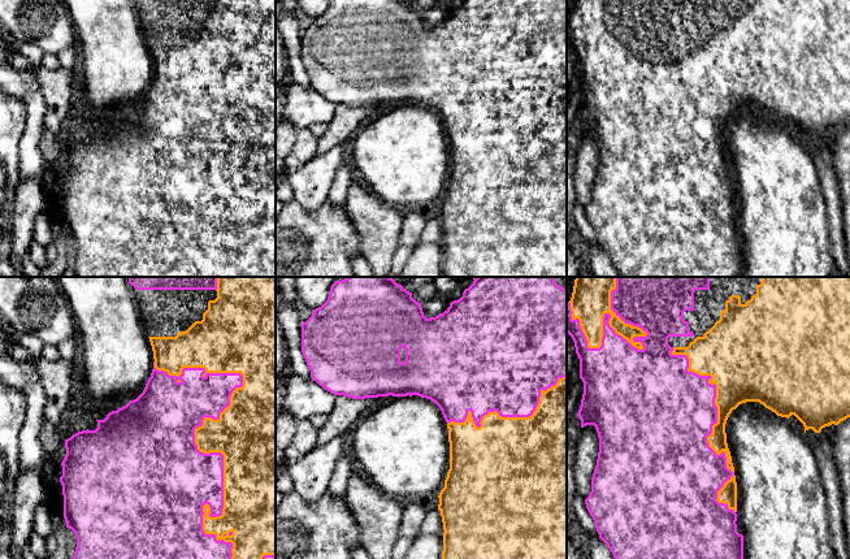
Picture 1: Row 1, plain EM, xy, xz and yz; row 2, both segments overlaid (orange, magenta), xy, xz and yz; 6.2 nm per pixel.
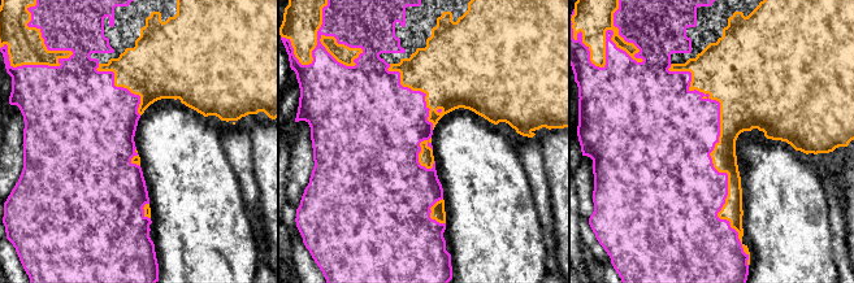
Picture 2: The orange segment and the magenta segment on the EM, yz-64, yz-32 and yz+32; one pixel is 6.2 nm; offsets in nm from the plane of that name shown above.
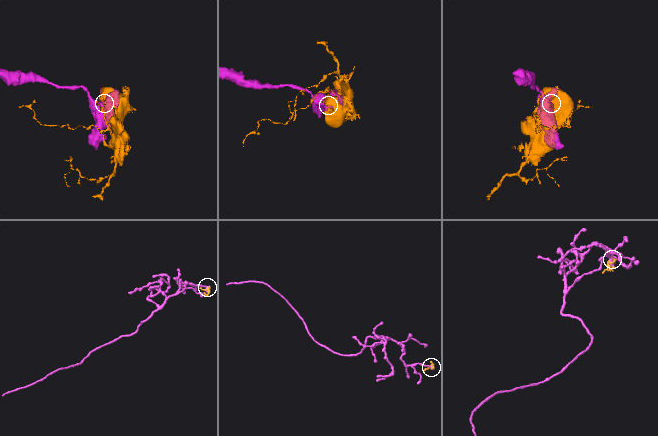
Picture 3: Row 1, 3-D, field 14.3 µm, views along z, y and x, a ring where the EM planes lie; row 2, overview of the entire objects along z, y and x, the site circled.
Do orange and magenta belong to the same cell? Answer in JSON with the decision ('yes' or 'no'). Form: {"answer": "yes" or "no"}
{"answer": "no"}

